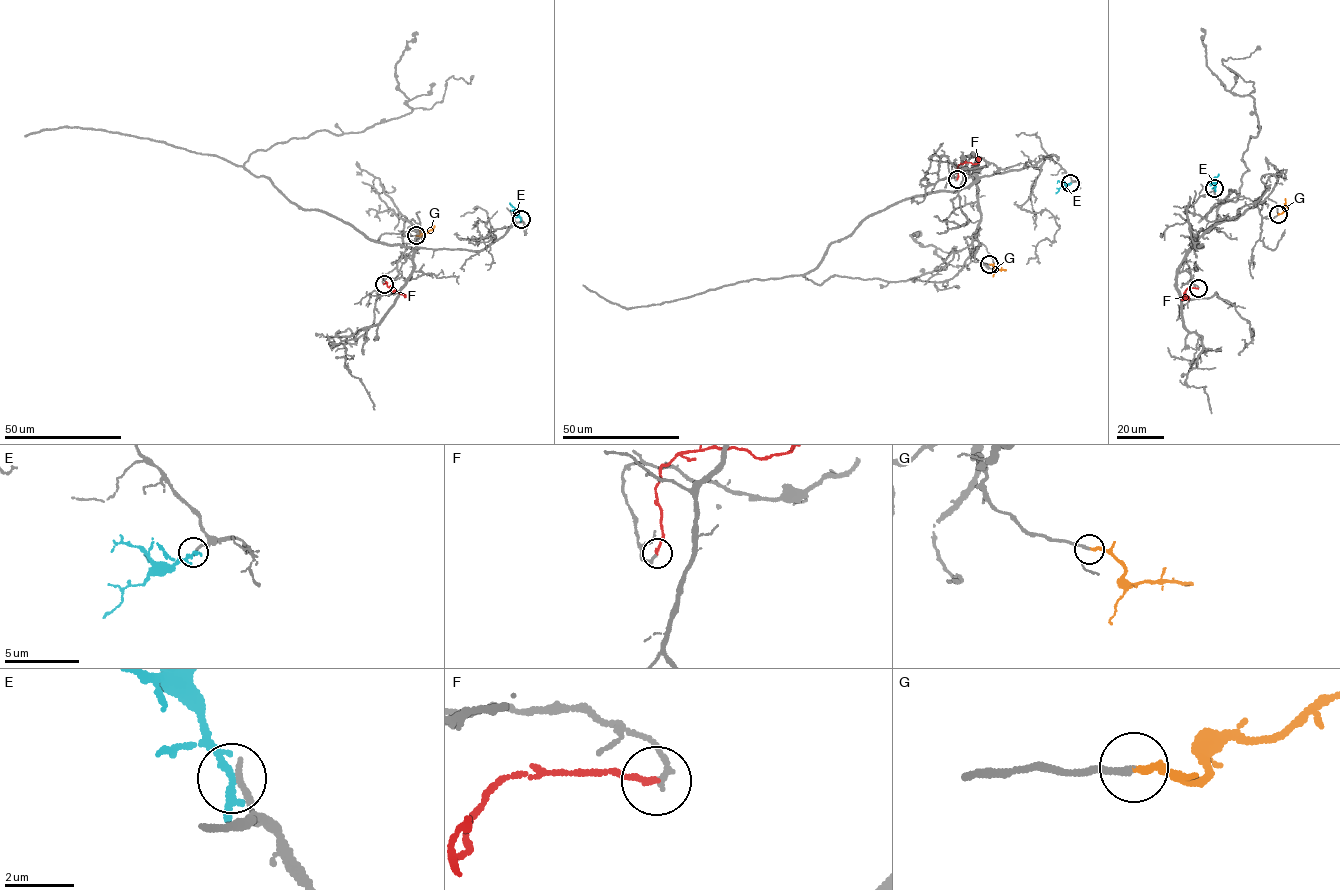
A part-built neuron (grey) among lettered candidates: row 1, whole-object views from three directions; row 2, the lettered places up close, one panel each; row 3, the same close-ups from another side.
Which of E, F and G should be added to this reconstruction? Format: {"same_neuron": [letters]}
{"same_neuron": ["G"]}

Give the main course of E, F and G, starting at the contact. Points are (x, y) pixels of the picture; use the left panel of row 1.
E: (521, 219), (509, 203)
F: (384, 284), (386, 282), (404, 296)
G: (416, 235), (426, 233), (433, 225)

